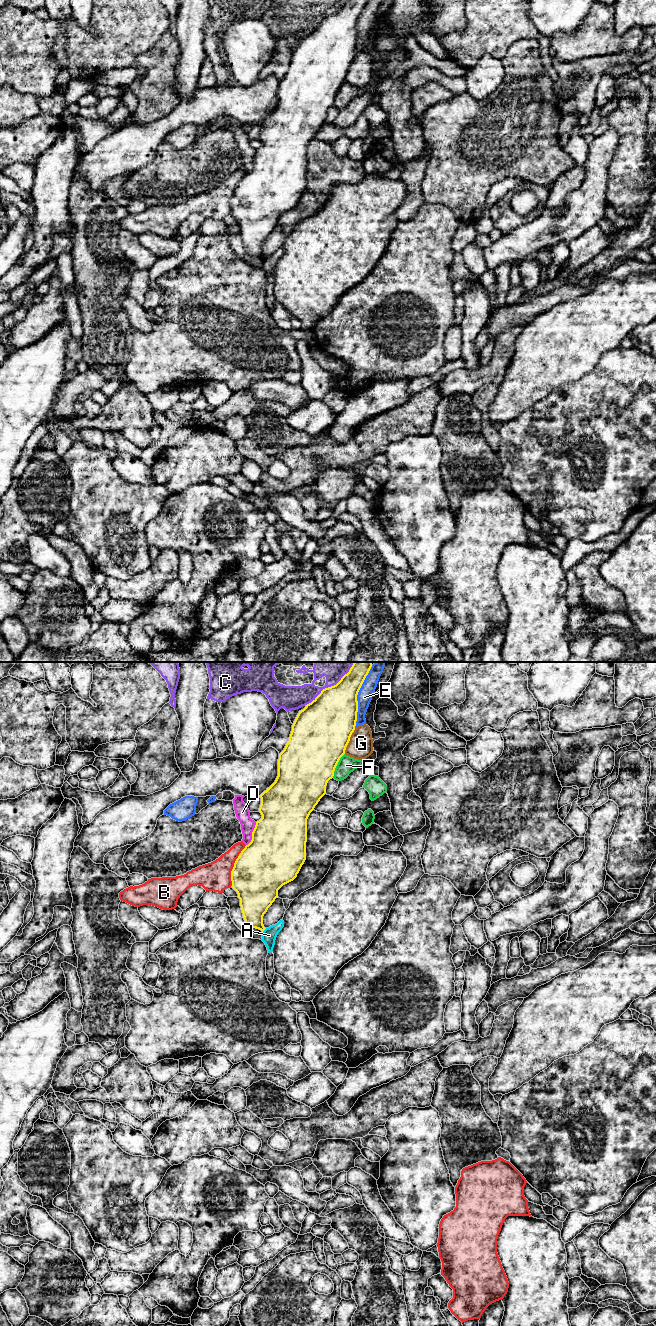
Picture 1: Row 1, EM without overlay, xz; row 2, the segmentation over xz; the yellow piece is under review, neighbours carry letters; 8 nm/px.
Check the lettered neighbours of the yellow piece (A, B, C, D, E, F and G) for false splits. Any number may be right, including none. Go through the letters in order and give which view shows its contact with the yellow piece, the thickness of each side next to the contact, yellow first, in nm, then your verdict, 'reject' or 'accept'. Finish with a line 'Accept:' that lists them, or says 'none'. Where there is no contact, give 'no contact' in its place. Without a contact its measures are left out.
A: contact in xz; calibres 240 and 120 nm; reject
B: contact in xz; calibres 440 and 240 nm; reject
C: contact in xz; calibres 400 and 260 nm; reject
D: contact in xz; calibres 460 and 120 nm; reject
E: contact in xz; calibres 400 and 120 nm; reject
F: contact in xz; calibres 460 and 140 nm; reject
G: contact in xz; calibres 460 and 200 nm; reject
Accept: none

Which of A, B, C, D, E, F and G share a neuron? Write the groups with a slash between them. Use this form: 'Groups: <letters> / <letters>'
Groups: A D / B / C / E / F / G

